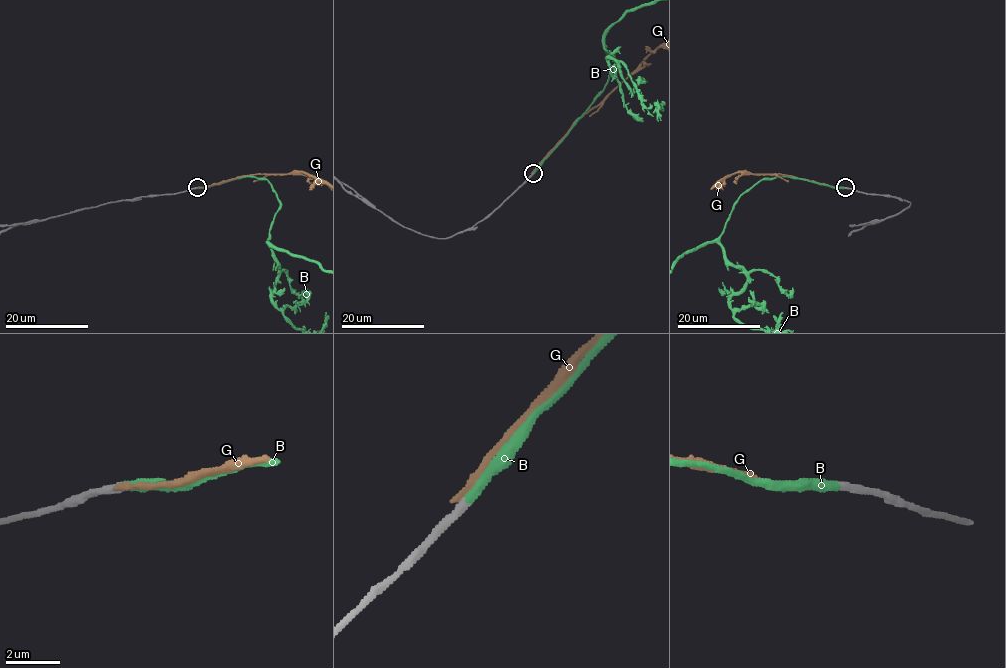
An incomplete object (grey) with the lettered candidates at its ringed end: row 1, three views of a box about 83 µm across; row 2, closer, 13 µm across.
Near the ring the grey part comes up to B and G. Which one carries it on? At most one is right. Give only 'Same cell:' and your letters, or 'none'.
Same cell: B

